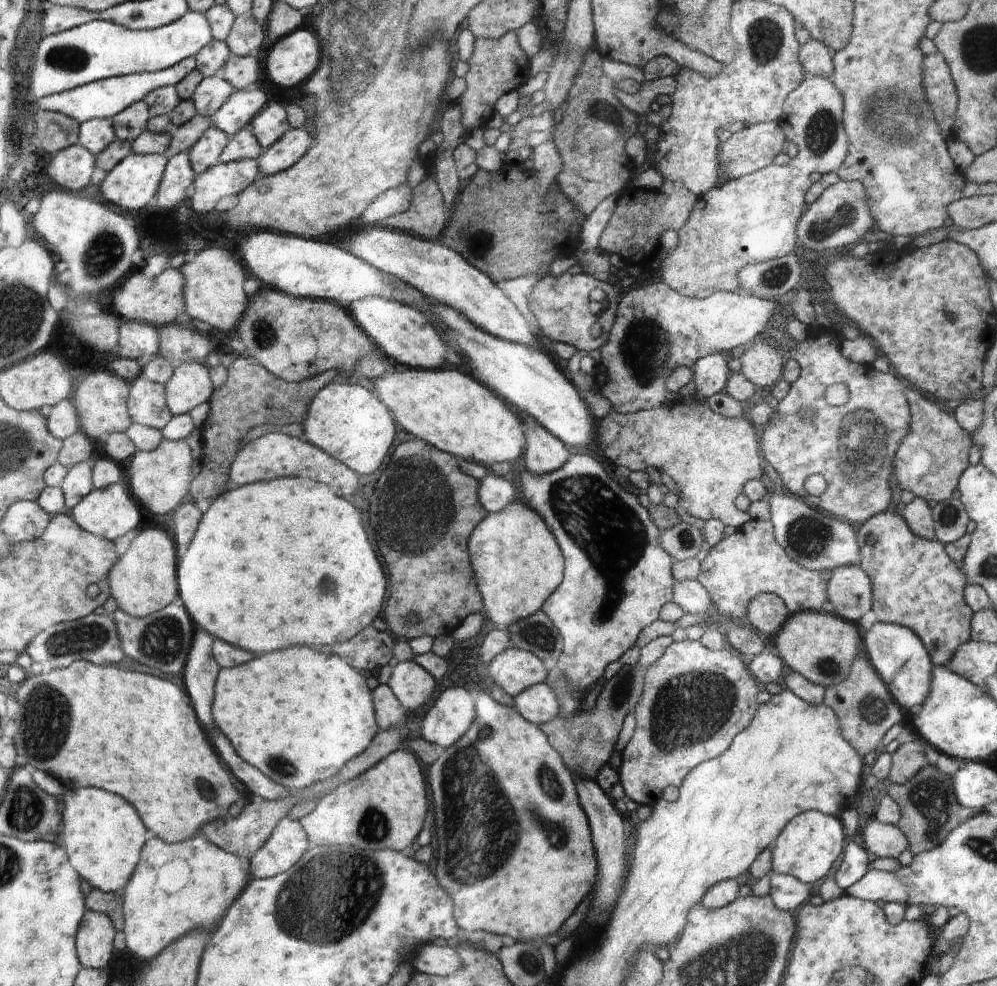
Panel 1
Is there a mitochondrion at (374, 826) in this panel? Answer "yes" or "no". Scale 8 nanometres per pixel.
yes

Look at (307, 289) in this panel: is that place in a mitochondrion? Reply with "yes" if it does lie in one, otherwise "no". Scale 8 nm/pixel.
no

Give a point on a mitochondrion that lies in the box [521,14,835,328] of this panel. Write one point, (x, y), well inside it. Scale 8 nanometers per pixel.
(764, 35)

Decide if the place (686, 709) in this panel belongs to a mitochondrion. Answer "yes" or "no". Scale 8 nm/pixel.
yes

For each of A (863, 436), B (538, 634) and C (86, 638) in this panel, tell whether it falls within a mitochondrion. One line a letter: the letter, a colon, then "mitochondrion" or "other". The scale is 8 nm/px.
A: mitochondrion
B: mitochondrion
C: mitochondrion

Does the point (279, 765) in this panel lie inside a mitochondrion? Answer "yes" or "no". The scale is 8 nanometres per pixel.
yes

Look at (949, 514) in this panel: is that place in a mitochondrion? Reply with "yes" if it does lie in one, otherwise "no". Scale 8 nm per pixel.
yes

